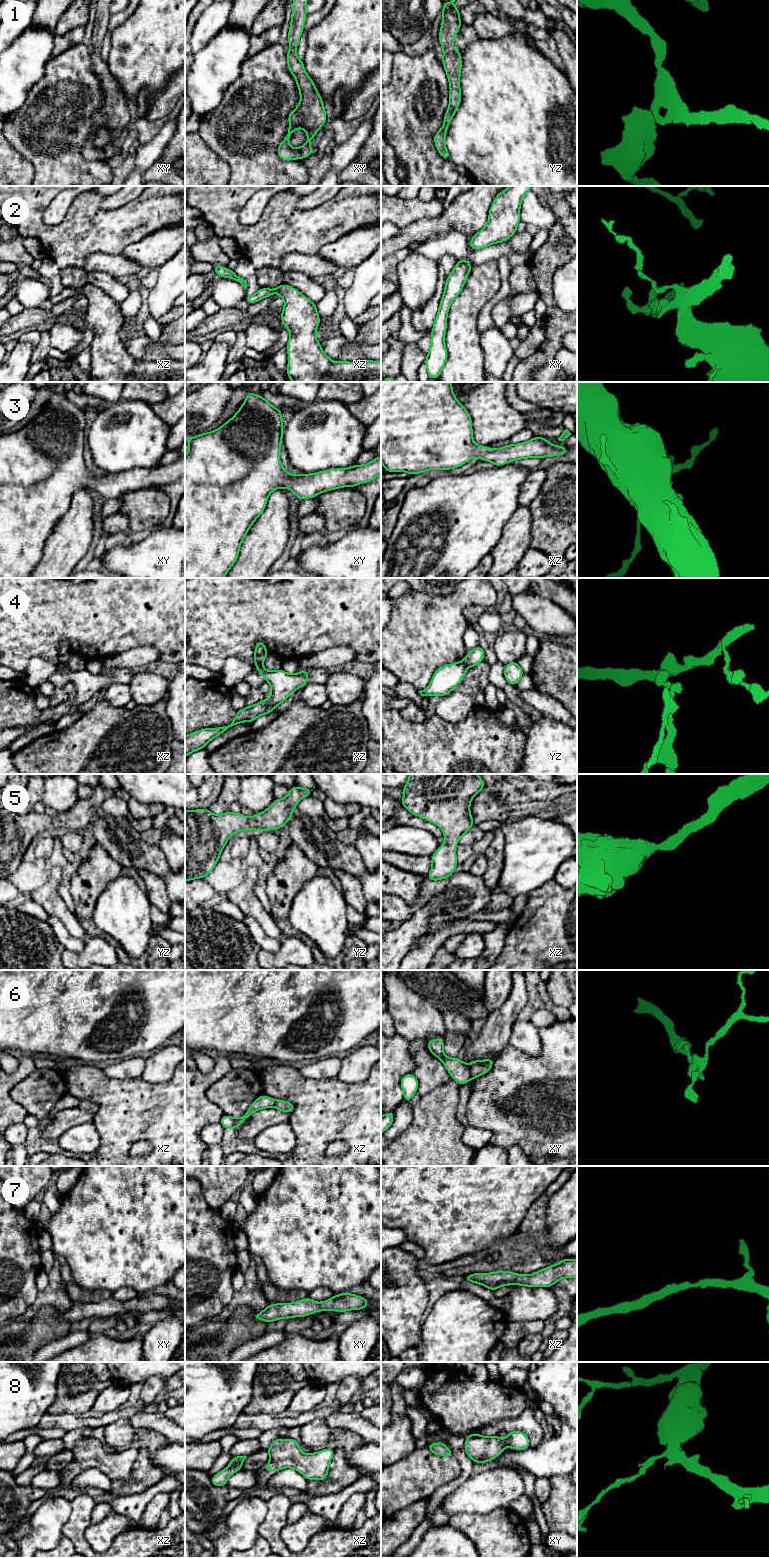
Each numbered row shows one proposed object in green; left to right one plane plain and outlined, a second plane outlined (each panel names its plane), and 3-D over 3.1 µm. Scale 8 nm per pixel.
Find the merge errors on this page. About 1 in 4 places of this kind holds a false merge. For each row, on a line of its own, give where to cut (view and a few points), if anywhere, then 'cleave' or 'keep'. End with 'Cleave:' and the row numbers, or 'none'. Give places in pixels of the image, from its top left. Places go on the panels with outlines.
1: cut none; keep
2: cut none; keep
3: cut none; keep
4: cut xz (255, 661), (261, 663); cleave
5: cut none; keep
6: cut xy (468, 1066), (472, 1079); cleave
7: cut none; keep
8: cut none; keep
Cleave: 4, 6

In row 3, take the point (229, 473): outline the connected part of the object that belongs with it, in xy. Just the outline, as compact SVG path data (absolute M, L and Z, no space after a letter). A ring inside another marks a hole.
M247 390L247 396L243 405L229 421L225 422L220 428L212 432L205 432L187 439L189 451L185 456L185 578L224 578L229 569L237 561L240 545L244 537L247 535L251 525L255 522L257 517L265 510L268 496L273 490L288 488L299 499L305 500L308 498L314 498L322 492L342 487L356 487L358 484L371 482L381 475L381 456L376 457L373 461L364 465L353 465L348 468L329 469L312 474L303 473L300 475L292 475L283 468L279 458L283 437L282 423L282 412L279 408L272 406L263 398L262 394L257 395Z

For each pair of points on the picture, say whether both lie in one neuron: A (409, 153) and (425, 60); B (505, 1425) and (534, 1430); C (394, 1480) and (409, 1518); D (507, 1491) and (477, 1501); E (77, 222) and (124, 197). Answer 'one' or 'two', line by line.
A: one
B: one
C: two
D: one
E: two

